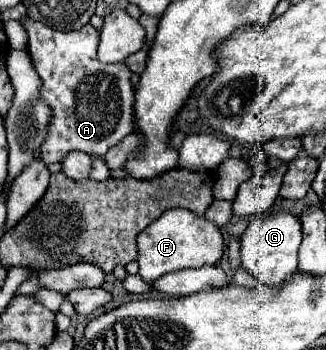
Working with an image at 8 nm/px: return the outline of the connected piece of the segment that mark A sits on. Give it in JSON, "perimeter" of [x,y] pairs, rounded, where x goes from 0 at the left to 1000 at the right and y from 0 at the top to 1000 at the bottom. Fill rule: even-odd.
{"perimeter":[[[92,49],[61,54],[61,66],[86,100],[98,180],[129,220],[129,289],[166,317],[141,409],[123,431],[129,460],[141,471],[184,466],[215,431],[313,449],[411,374],[411,249],[399,237],[399,197],[387,180],[325,186],[301,174],[301,89],[282,71],[258,71],[245,89],[184,94]],[[245,237],[252,254],[239,254]]]}

